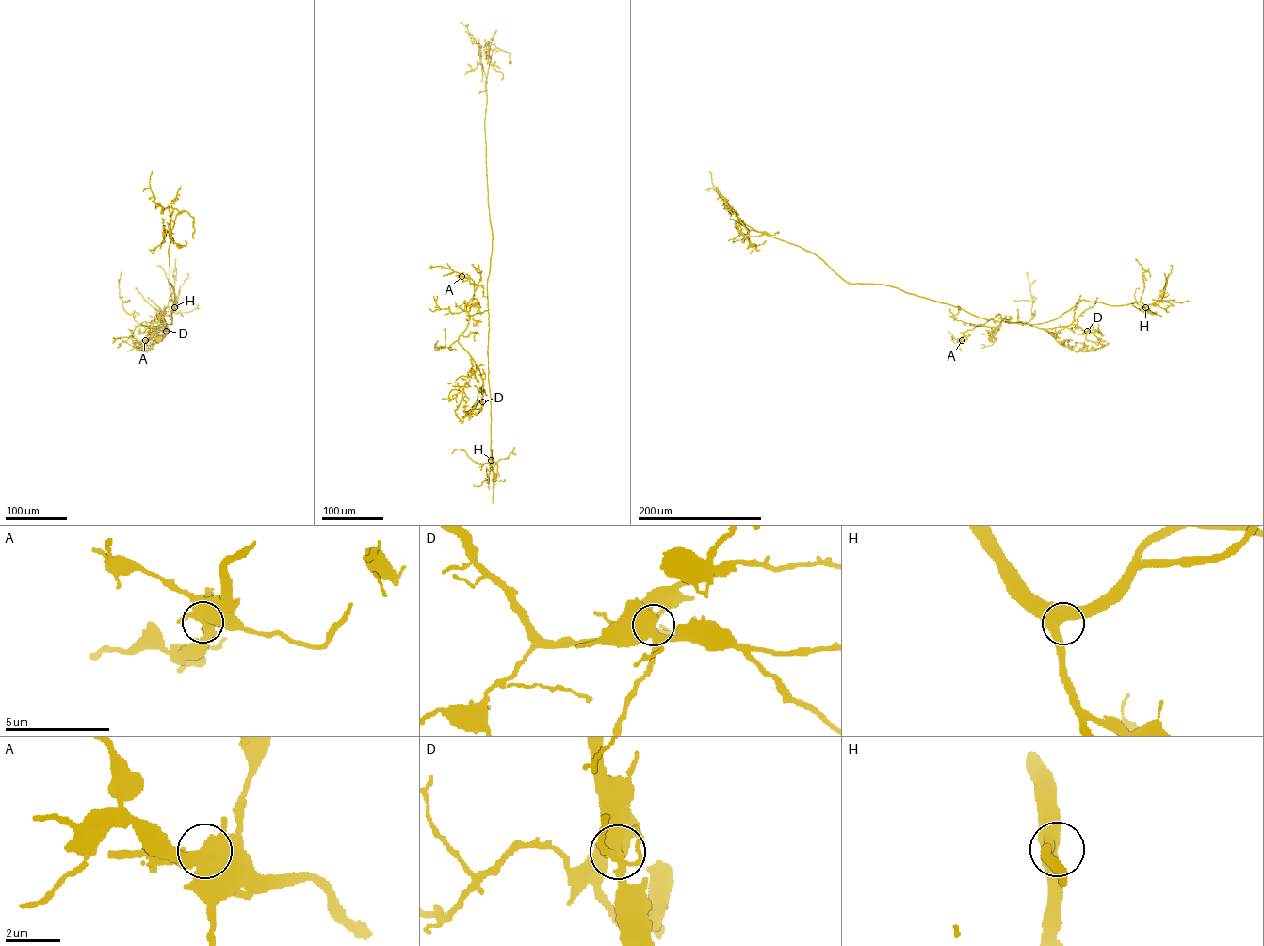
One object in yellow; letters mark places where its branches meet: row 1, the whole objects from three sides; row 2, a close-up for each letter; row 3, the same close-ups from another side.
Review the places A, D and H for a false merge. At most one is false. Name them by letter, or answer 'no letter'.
no letter

